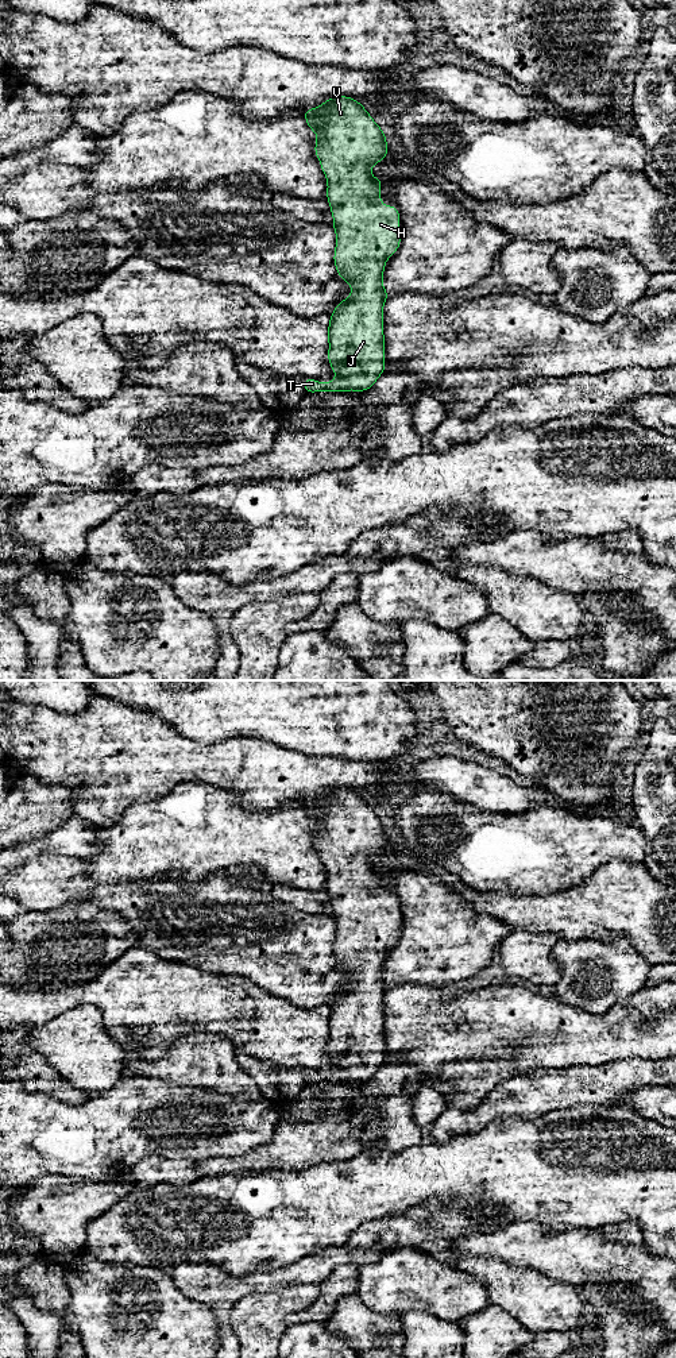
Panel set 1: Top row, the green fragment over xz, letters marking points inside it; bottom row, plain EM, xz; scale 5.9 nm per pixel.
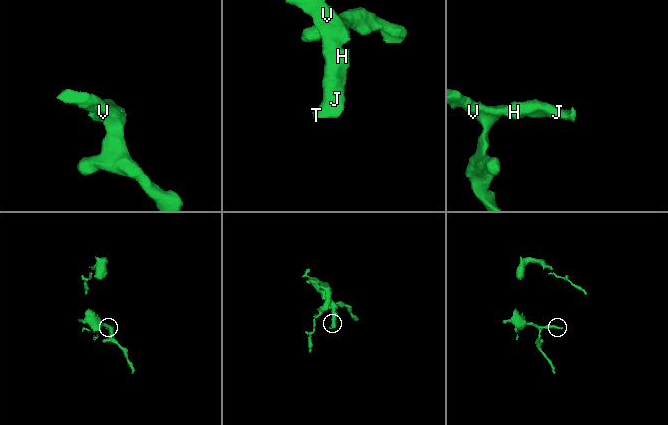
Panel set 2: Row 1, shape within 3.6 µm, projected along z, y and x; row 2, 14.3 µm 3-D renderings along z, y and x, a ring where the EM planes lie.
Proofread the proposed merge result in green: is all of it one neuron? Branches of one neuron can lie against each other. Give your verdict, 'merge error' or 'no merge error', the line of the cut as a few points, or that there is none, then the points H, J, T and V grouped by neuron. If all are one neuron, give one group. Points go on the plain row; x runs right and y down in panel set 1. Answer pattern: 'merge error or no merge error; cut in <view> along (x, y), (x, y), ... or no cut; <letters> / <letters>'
no merge error; no cut; H J T V

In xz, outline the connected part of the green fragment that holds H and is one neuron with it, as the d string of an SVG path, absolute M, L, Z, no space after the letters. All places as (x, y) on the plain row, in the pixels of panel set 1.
M348 787L327 790L317 799L308 799L304 809L317 825L314 845L328 875L327 891L336 923L335 958L340 971L352 979L349 988L340 992L329 1008L328 1054L337 1068L325 1075L305 1069L304 1079L306 1084L367 1083L386 1061L383 996L390 984L383 979L383 961L401 935L399 902L381 894L383 872L370 864L374 856L387 848L387 827L366 799Z

